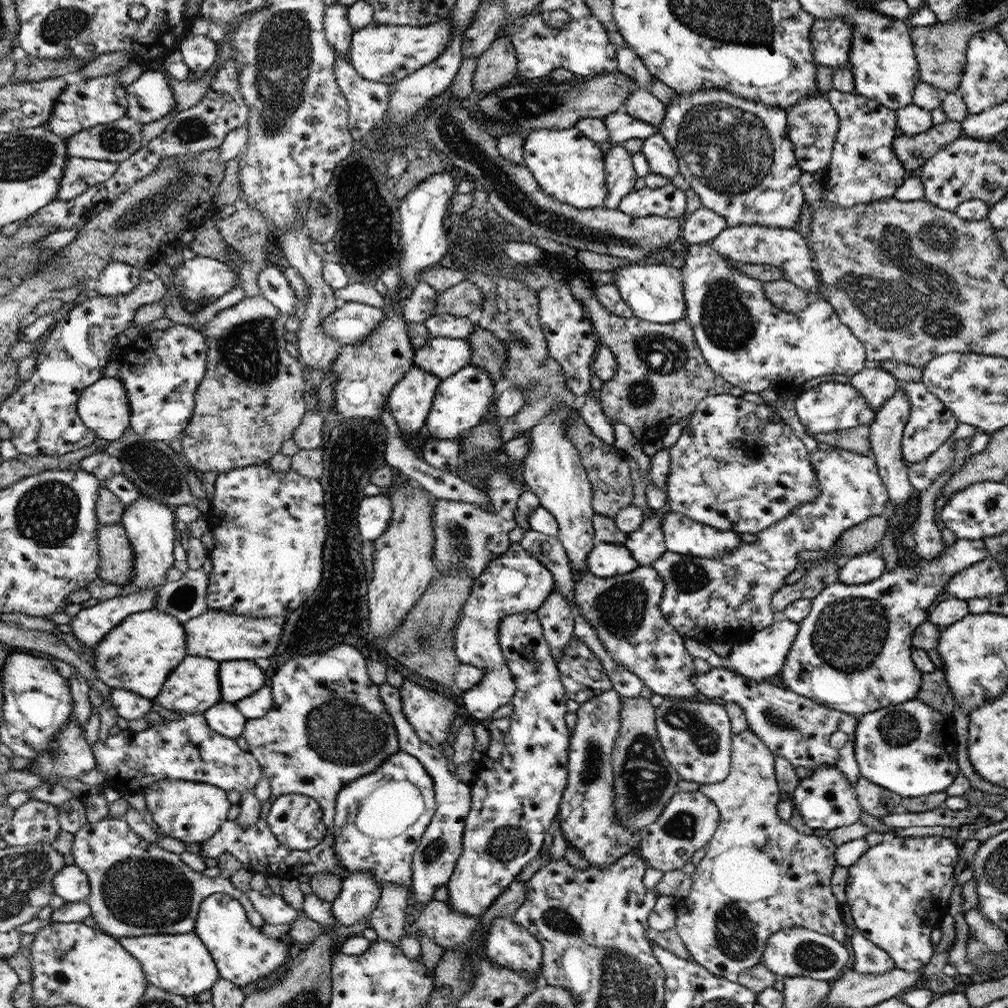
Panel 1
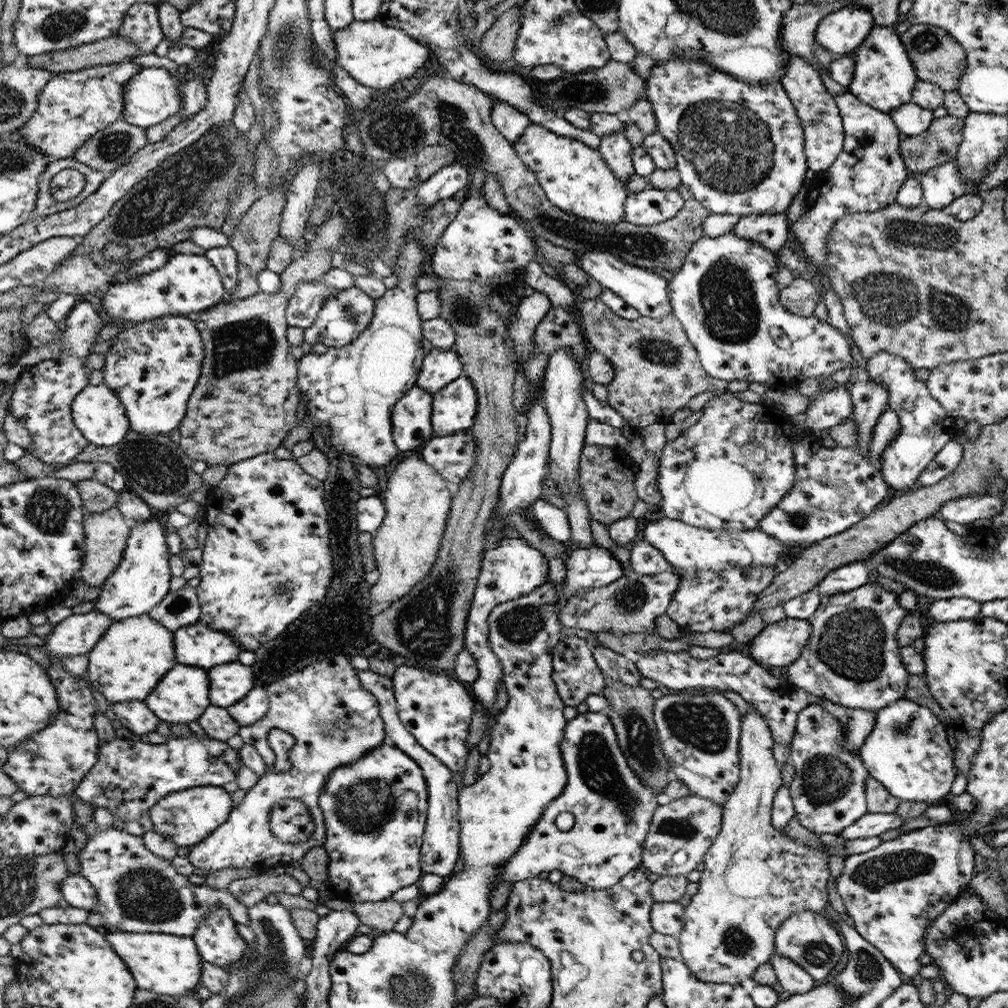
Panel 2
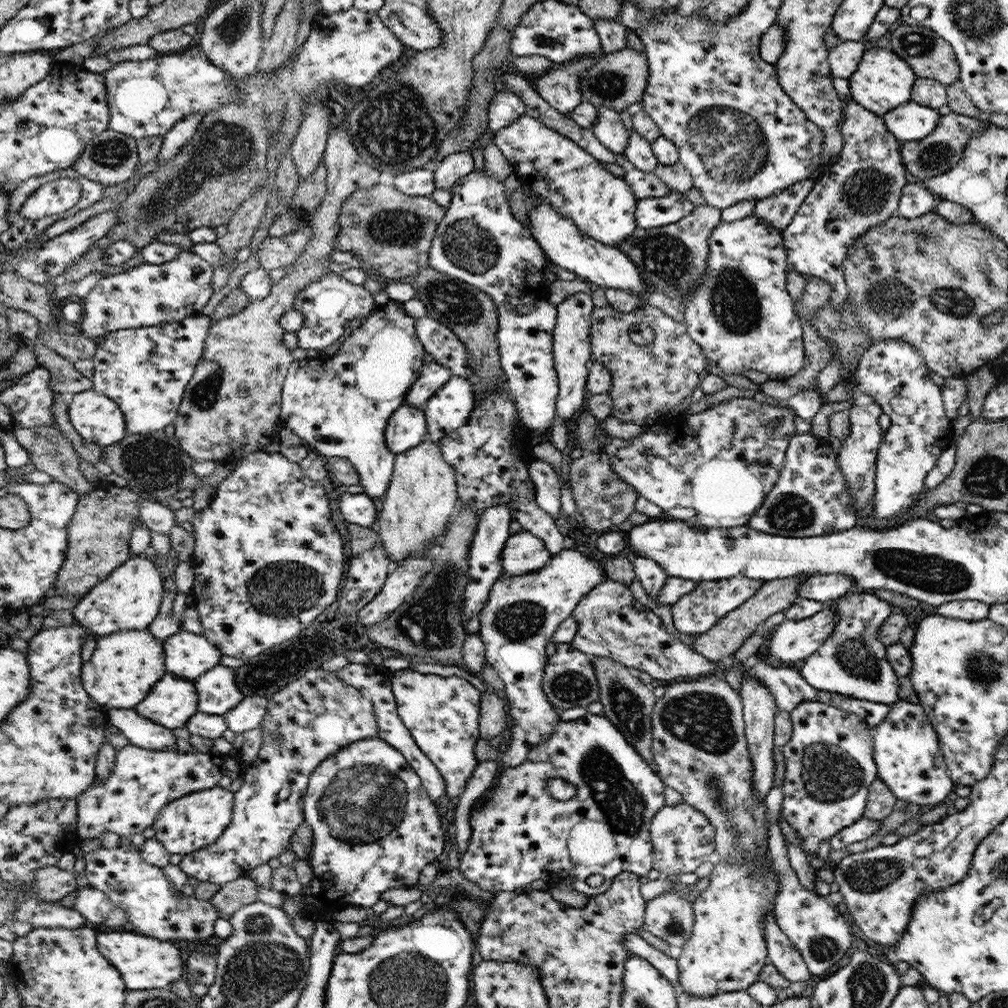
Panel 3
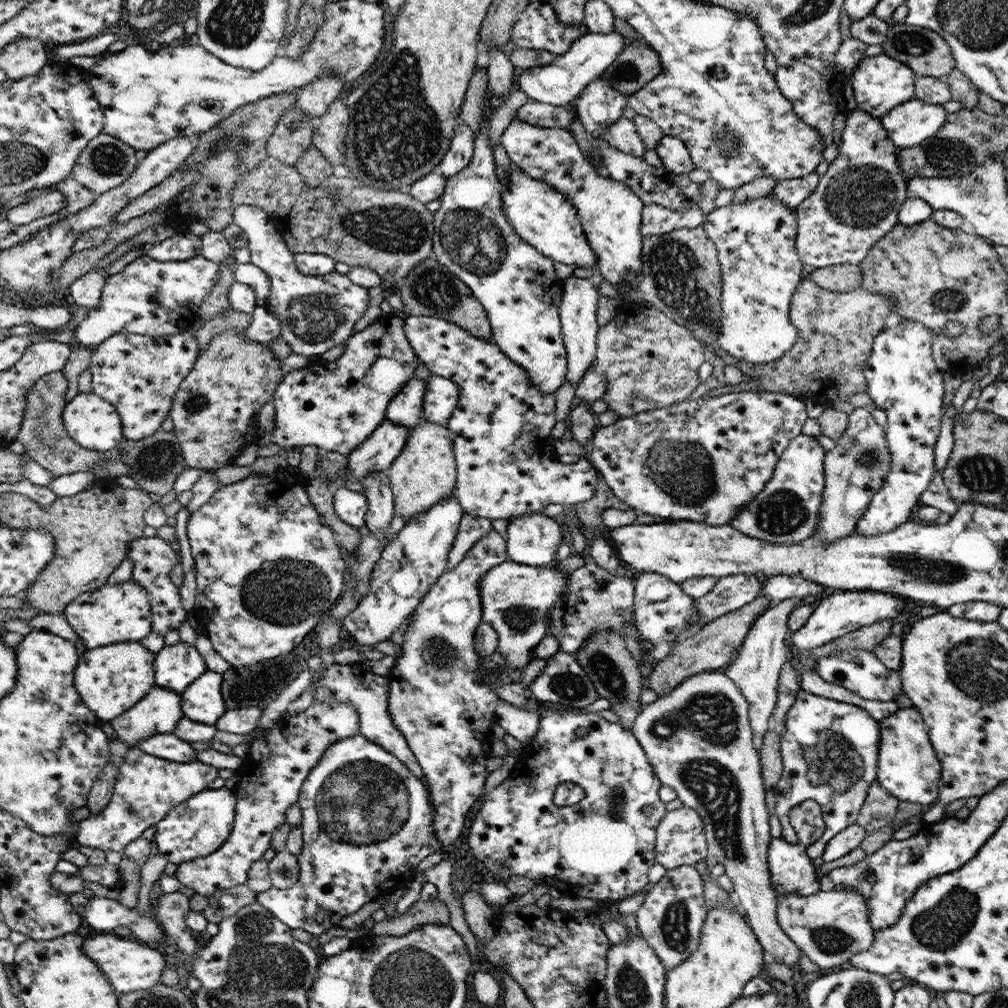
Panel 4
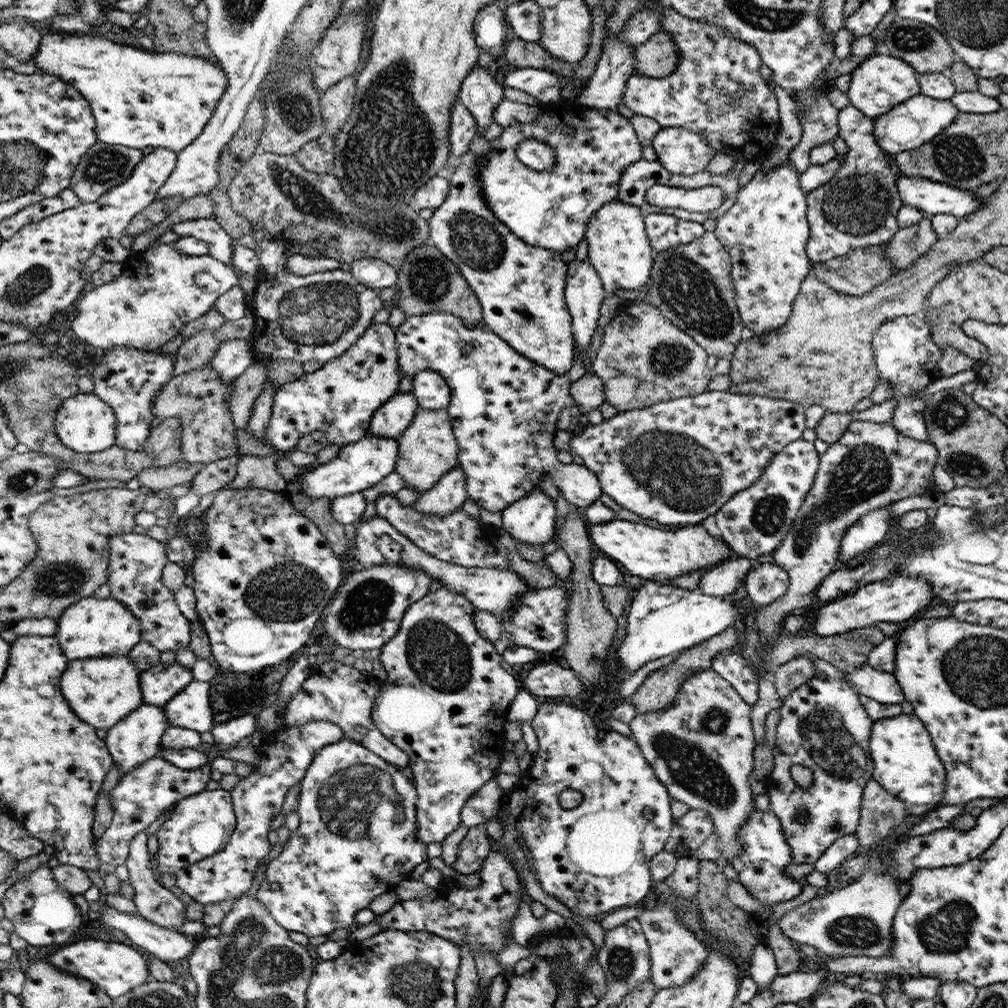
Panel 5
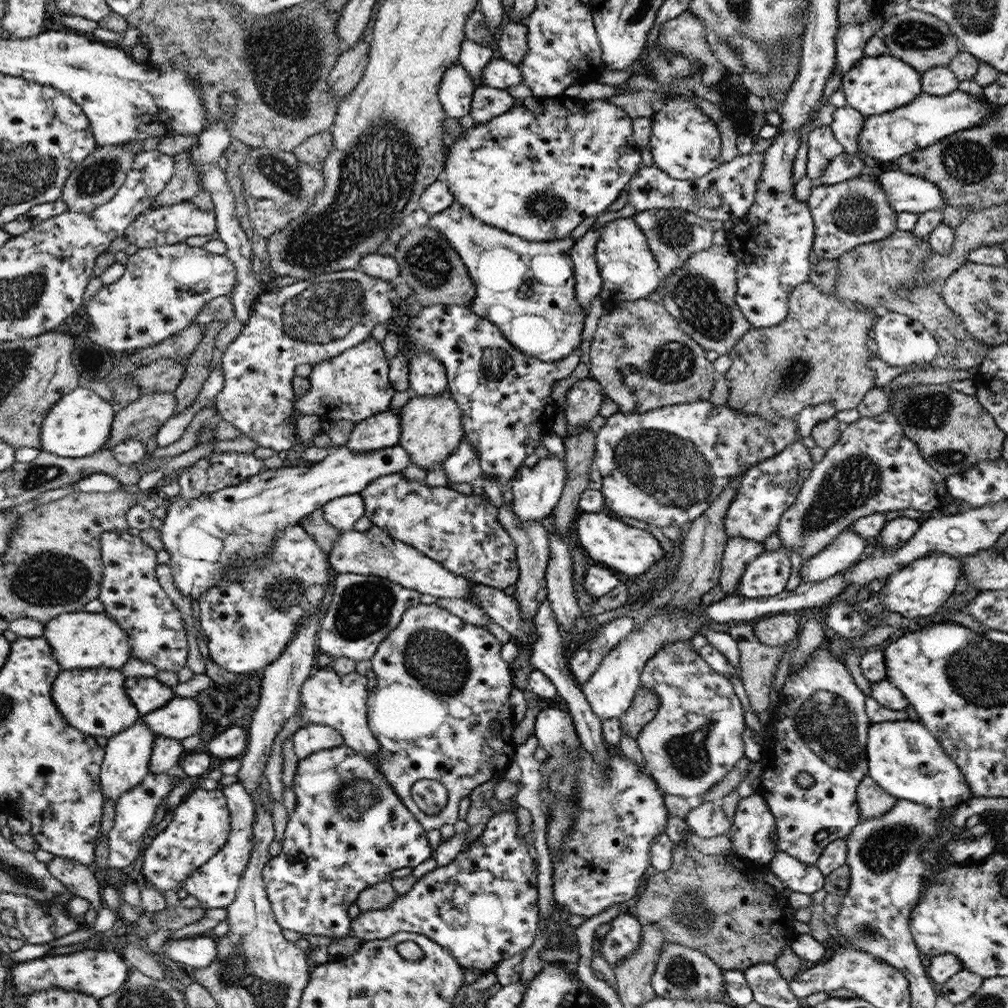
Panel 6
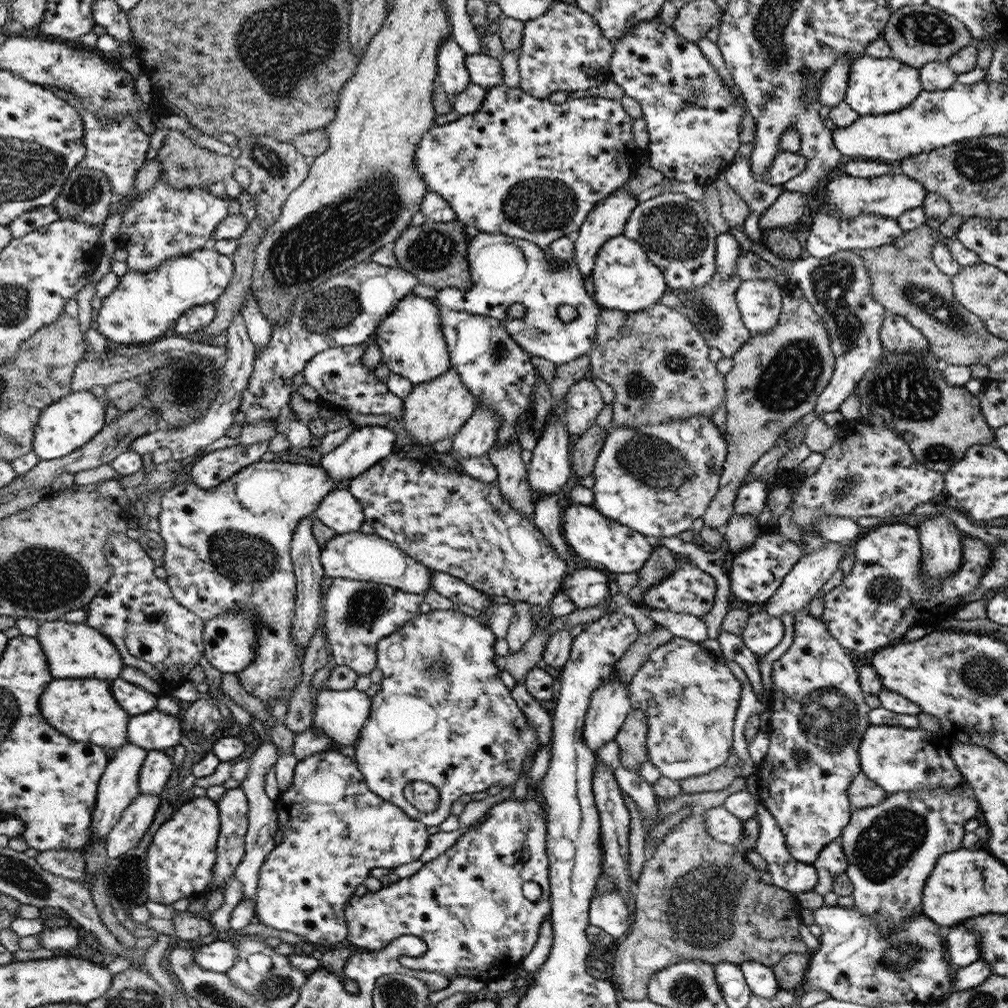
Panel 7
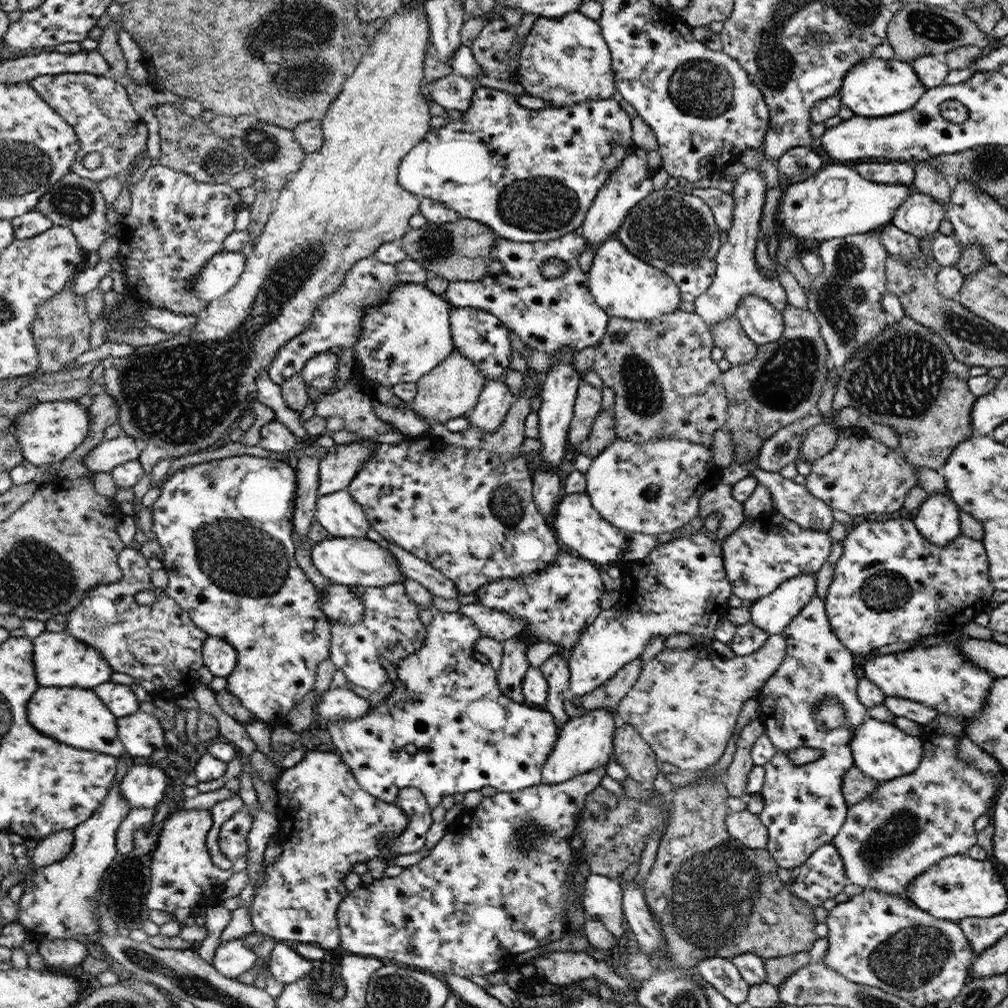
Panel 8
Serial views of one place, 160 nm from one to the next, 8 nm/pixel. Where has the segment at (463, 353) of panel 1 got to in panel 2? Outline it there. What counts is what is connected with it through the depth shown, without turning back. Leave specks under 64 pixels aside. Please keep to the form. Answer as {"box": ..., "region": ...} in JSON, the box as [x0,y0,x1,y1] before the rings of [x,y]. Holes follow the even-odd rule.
{"box":[418,347,463,395],"region":[[[434,347],[428,356],[423,358],[418,385],[433,395],[461,375],[463,375],[463,361],[454,348],[440,350]]]}

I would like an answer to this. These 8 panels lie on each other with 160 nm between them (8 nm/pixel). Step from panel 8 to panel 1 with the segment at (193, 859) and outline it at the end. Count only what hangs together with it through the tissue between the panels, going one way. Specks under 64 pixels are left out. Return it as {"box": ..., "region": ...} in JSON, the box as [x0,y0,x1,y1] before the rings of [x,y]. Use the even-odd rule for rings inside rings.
{"box":[144,778,230,844],"region":[[[163,778],[147,788],[144,794],[147,809],[160,830],[187,844],[191,842],[203,843],[214,837],[226,822],[228,810],[230,810],[230,802],[228,802],[226,792],[219,786],[205,782]]]}

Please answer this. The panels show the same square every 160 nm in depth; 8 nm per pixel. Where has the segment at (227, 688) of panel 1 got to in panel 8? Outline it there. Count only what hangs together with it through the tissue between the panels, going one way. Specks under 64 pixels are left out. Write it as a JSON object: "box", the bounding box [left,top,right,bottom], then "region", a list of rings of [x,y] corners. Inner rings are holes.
{"box":[117,711,166,761],"region":[[[136,711],[117,718],[120,742],[131,761],[140,761],[166,747],[162,723],[154,714]]]}

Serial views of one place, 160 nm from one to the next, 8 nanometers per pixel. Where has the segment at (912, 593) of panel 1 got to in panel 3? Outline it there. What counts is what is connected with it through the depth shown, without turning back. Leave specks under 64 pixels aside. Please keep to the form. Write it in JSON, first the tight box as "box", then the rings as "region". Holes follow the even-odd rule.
{"box":[799,589,899,705],"region":[[[857,589],[828,602],[828,608],[830,607],[837,612],[836,628],[814,654],[805,658],[804,665],[799,669],[801,676],[804,677],[809,686],[817,690],[892,705],[899,699],[899,676],[888,662],[886,656],[887,646],[879,641],[877,630],[896,608],[877,597],[874,592]]]}

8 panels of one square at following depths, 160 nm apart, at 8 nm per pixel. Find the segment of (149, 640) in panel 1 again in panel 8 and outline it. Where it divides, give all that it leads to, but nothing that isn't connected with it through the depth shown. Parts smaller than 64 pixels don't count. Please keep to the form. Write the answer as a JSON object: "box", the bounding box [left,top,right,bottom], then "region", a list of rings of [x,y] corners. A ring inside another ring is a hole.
{"box":[27,687,126,757],"region":[[[40,687],[36,690],[36,698],[32,698],[32,706],[27,709],[27,718],[32,718],[31,725],[58,742],[113,757],[126,756],[125,746],[119,739],[117,716],[104,706],[103,699],[92,689]]]}

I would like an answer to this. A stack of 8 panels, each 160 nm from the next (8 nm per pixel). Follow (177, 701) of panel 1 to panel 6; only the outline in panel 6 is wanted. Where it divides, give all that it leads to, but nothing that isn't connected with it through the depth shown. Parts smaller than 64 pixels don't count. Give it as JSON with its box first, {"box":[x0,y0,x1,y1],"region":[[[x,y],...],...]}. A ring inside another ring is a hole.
{"box":[100,715,156,803],"region":[[[140,715],[139,720],[131,728],[123,730],[123,732],[116,734],[112,738],[108,738],[105,747],[107,756],[104,757],[102,764],[100,782],[102,783],[103,795],[115,803],[119,800],[121,794],[135,788],[150,772],[150,760],[156,736],[149,729],[149,726],[141,720],[142,717],[143,715]]]}

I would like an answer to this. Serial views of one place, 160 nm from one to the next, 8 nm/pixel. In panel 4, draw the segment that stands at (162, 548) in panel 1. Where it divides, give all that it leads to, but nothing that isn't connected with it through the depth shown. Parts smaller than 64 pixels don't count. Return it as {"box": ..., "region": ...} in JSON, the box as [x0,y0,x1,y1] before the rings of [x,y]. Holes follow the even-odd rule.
{"box":[62,580,153,650],"region":[[[131,580],[120,584],[106,584],[99,589],[79,594],[62,616],[88,650],[117,642],[136,642],[153,632],[151,601],[147,590]]]}

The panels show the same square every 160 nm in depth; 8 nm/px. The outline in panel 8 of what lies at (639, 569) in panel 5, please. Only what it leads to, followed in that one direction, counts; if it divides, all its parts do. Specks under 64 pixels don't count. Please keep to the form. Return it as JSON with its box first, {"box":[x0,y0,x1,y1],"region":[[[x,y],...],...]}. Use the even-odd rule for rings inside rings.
{"box":[552,493,628,565],"region":[[[586,493],[565,494],[554,508],[552,526],[556,537],[560,538],[564,546],[572,549],[573,554],[597,562],[598,565],[618,563],[624,560],[623,555],[628,552],[628,533],[623,532],[616,525],[605,519],[591,502],[591,497]]]}

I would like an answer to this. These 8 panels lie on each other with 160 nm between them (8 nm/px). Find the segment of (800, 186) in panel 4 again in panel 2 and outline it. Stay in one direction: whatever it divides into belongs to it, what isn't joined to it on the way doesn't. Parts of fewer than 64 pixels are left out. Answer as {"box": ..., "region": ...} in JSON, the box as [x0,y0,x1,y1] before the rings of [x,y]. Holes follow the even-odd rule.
{"box":[732,211,789,254],"region":[[[787,211],[778,214],[749,214],[736,223],[732,232],[740,238],[752,239],[777,254],[789,237]]]}

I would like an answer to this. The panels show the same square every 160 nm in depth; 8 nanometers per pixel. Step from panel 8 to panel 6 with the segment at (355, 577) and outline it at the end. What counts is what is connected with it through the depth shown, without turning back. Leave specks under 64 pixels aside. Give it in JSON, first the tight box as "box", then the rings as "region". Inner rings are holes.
{"box":[328,525,476,600],"region":[[[376,525],[364,532],[354,529],[343,532],[340,534],[340,538],[334,542],[334,548],[328,556],[330,569],[335,574],[352,573],[387,578],[400,586],[417,590],[420,594],[430,594],[438,599],[471,600],[471,586],[476,583],[462,578],[459,574],[452,574],[442,563],[428,558],[406,543],[392,539],[385,530]]]}

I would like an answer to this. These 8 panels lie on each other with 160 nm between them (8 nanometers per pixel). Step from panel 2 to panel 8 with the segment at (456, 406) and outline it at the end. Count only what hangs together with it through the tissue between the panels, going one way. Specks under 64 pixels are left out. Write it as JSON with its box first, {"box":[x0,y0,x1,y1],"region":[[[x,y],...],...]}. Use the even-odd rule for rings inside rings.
{"box":[352,282,455,388],"region":[[[399,282],[387,297],[375,307],[366,310],[361,324],[361,337],[352,347],[355,358],[354,376],[359,376],[368,382],[383,384],[386,388],[392,388],[395,384],[415,383],[436,368],[455,347],[453,334],[450,334],[451,312],[450,304],[444,302],[440,296],[436,296],[425,283]]]}

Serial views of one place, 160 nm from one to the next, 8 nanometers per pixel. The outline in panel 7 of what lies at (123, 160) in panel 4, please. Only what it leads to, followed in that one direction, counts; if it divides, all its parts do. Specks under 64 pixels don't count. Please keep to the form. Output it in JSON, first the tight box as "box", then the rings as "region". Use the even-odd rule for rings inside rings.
{"box":[53,165,115,226],"region":[[[76,165],[71,170],[67,181],[63,184],[59,196],[55,198],[53,206],[62,220],[68,220],[69,218],[72,220],[77,219],[84,224],[97,226],[97,224],[103,224],[110,216],[110,206],[115,200],[114,187],[111,186],[111,181],[105,172],[95,168],[82,168]]]}

